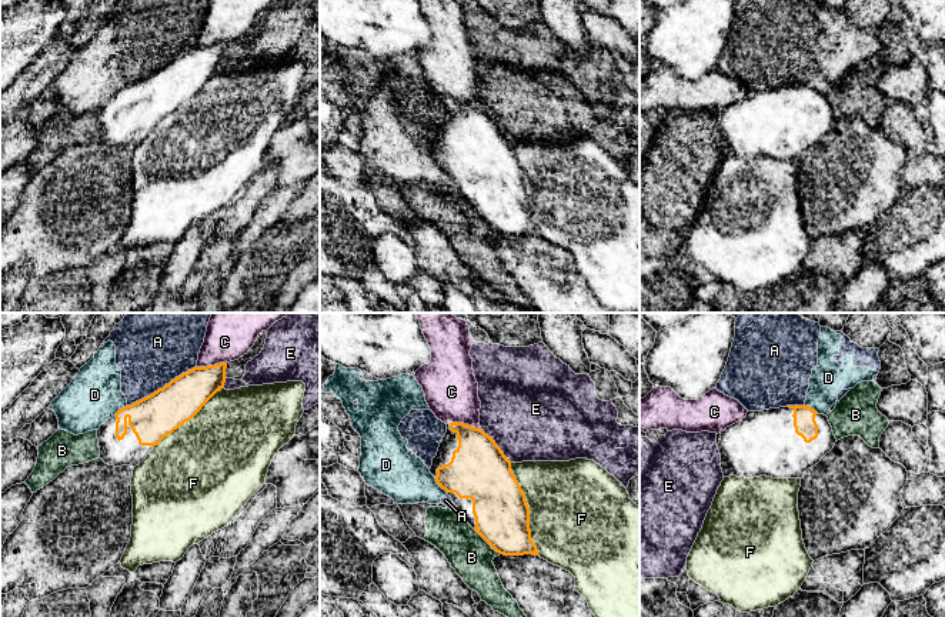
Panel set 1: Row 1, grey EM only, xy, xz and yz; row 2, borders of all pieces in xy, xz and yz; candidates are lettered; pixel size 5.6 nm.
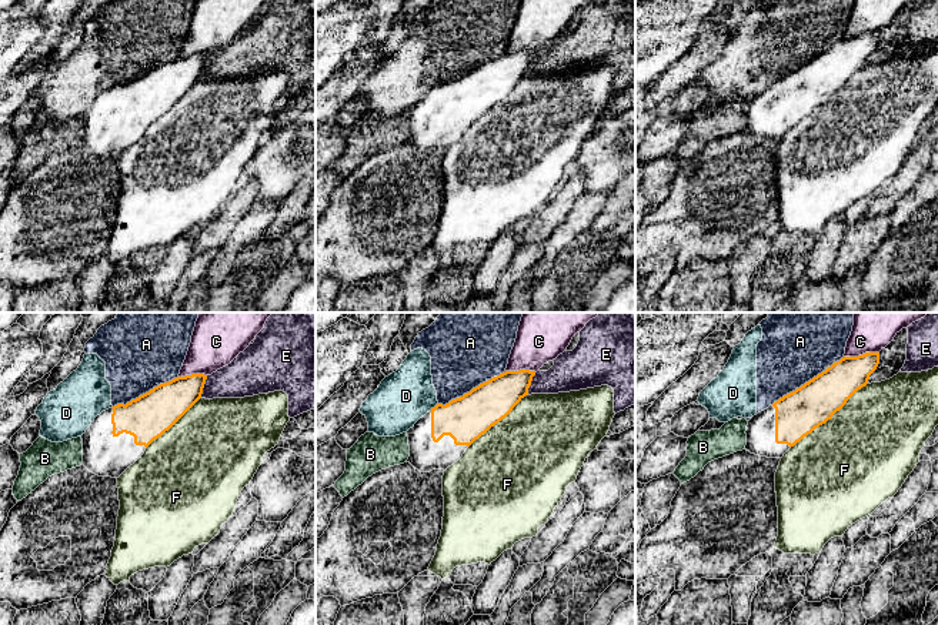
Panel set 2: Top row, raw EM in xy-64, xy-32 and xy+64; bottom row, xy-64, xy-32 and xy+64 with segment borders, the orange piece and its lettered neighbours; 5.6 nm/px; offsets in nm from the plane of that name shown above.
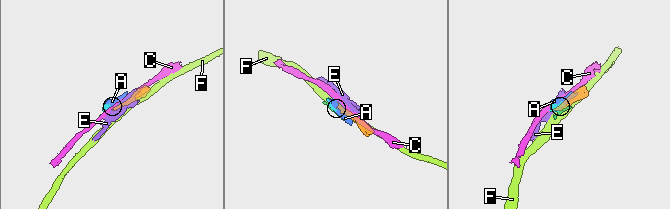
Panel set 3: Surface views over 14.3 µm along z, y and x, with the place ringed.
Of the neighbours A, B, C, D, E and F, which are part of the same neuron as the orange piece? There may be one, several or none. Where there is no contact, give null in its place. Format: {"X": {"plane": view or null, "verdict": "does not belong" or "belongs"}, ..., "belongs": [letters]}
{"A": {"plane": "xy", "verdict": "does not belong"}, "B": {"plane": "xz", "verdict": "does not belong"}, "C": {"plane": "xz", "verdict": "does not belong"}, "D": {"plane": "xz", "verdict": "does not belong"}, "E": {"plane": "xz", "verdict": "does not belong"}, "F": {"plane": "xz", "verdict": "does not belong"}, "belongs": []}

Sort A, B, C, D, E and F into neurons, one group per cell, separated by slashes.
A D / B / C / E / F

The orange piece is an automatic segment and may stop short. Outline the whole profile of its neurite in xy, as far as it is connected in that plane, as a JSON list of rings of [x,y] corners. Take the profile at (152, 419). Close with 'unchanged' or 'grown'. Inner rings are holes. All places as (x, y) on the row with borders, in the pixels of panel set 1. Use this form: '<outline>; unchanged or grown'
[[[227,363],[194,367],[153,394],[120,408],[97,430],[100,458],[114,467],[138,466],[164,437],[224,387]]]; grown

